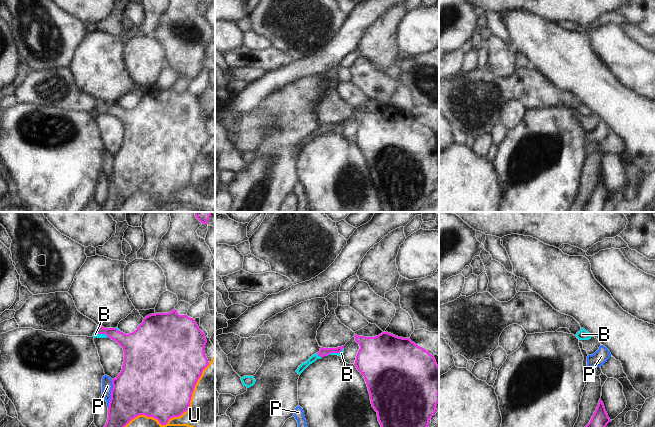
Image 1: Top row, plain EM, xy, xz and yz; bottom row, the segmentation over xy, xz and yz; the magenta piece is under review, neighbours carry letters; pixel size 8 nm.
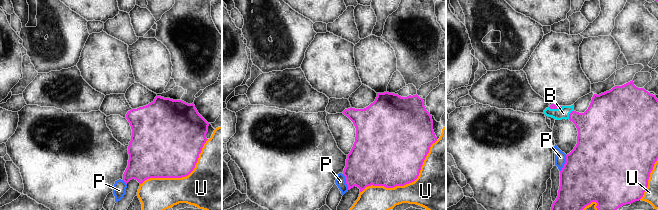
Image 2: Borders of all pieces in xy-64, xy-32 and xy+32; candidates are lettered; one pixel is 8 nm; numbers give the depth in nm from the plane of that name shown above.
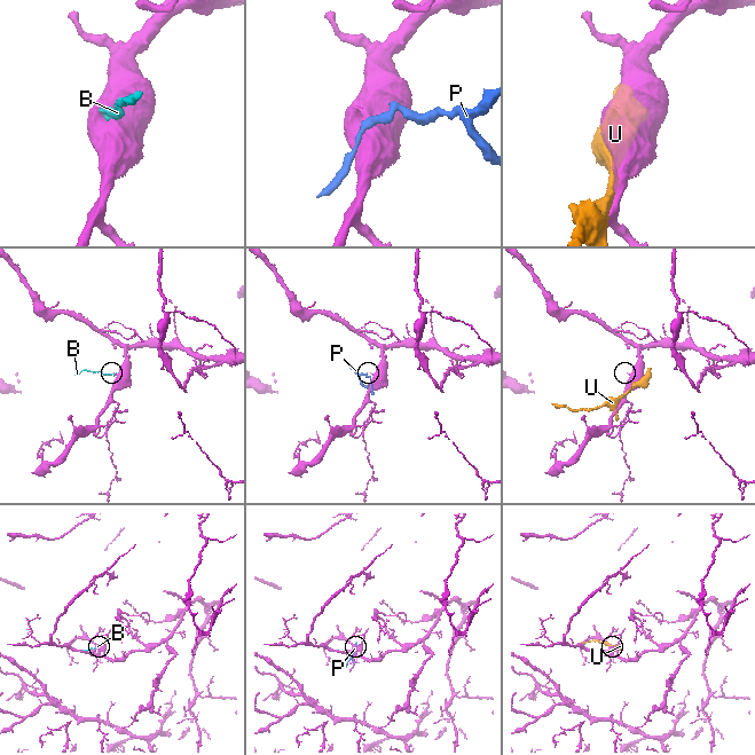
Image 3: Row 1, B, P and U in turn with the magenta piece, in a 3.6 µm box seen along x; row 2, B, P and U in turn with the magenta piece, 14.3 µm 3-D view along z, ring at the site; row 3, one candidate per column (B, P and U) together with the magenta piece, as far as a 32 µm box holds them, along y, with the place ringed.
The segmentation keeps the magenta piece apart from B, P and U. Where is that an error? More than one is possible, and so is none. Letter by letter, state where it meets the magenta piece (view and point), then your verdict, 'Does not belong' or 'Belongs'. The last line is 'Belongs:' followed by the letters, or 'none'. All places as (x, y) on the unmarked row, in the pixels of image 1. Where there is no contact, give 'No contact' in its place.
B: Touches magenta at xz (319, 131). Belongs
P: Touches magenta at xy (111, 169). Does not belong
U: Touches magenta at xy (174, 192). Does not belong
Belongs: B

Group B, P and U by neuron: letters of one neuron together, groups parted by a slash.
B / P / U

